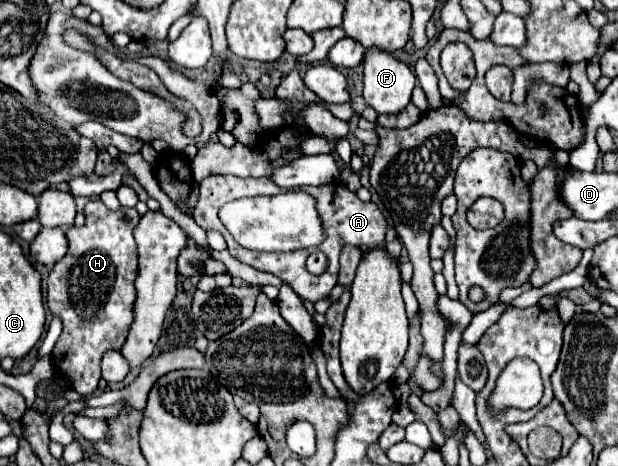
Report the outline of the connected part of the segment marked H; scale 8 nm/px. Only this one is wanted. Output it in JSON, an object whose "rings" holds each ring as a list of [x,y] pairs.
{"rings":[[[100,198],[84,206],[84,226],[66,232],[68,252],[54,264],[48,276],[48,308],[62,318],[62,334],[52,350],[54,374],[68,380],[80,396],[98,390],[100,360],[108,350],[122,348],[132,324],[132,304],[136,300],[136,242],[132,236],[140,220],[136,208],[108,210]]]}

